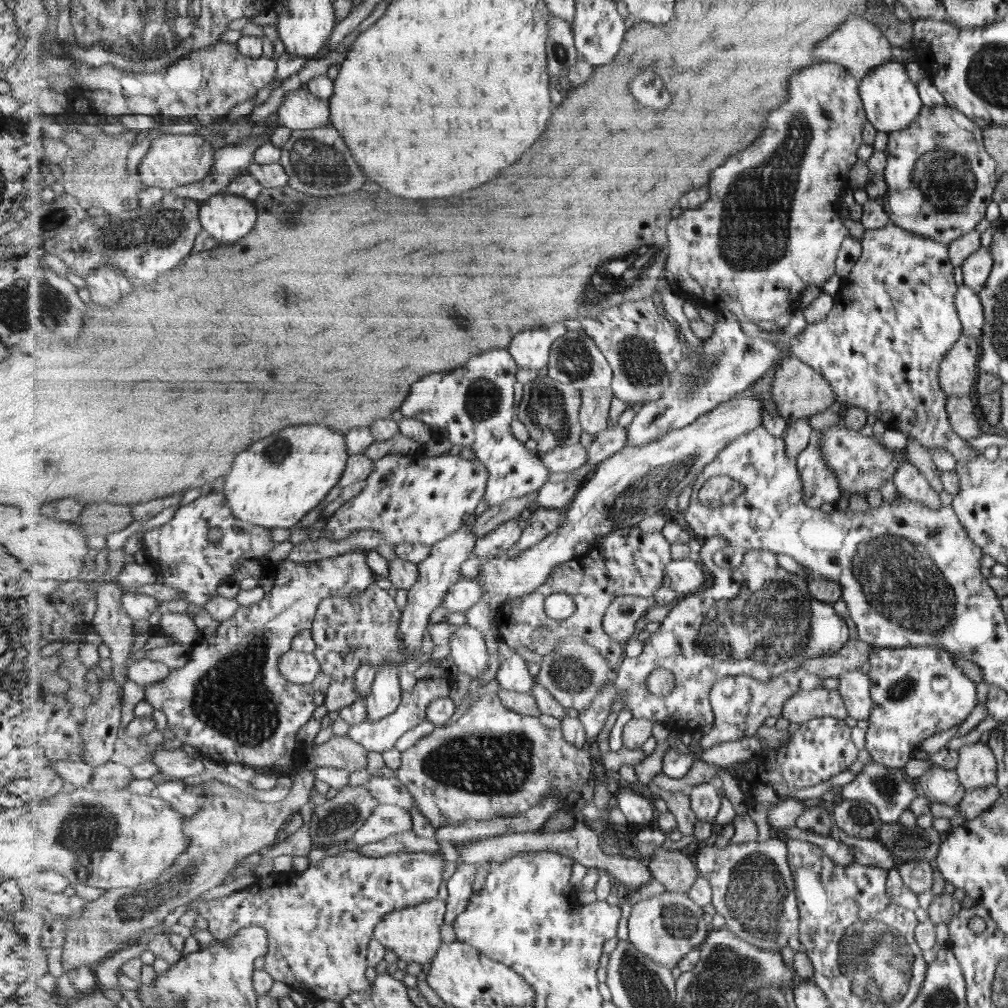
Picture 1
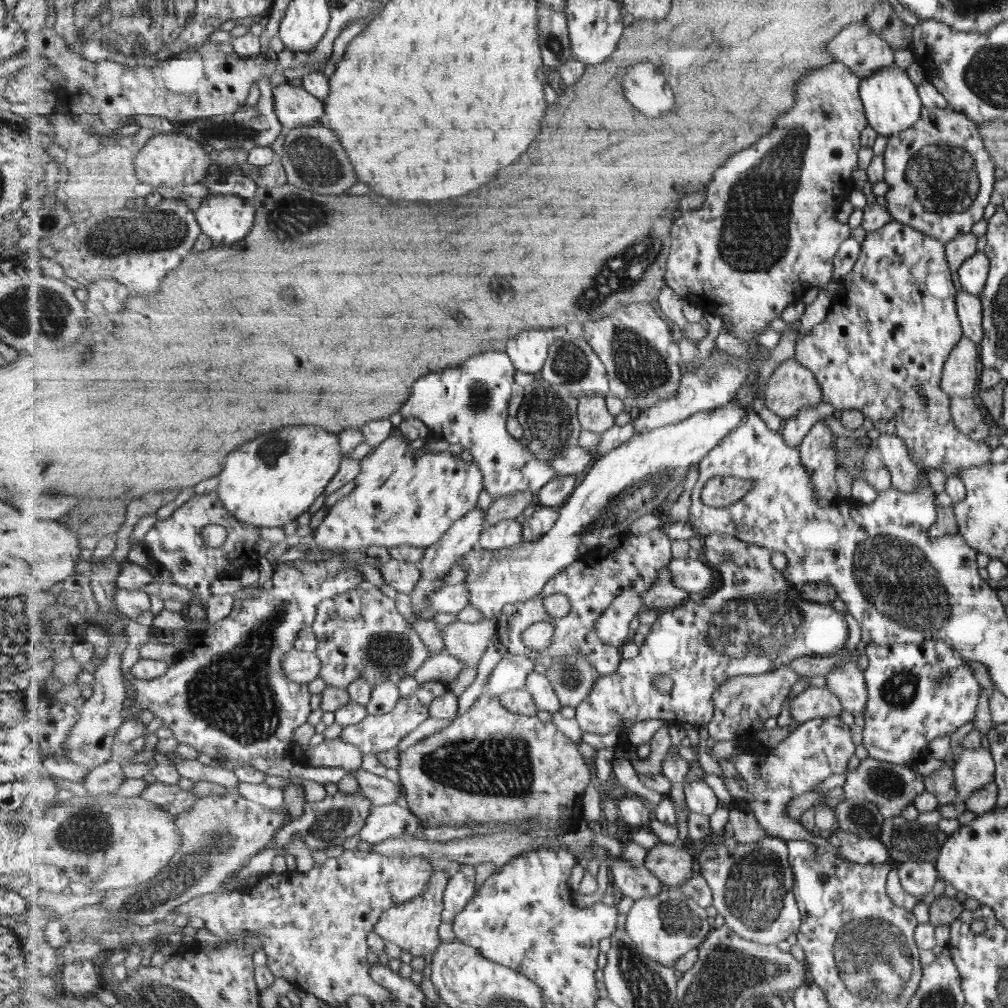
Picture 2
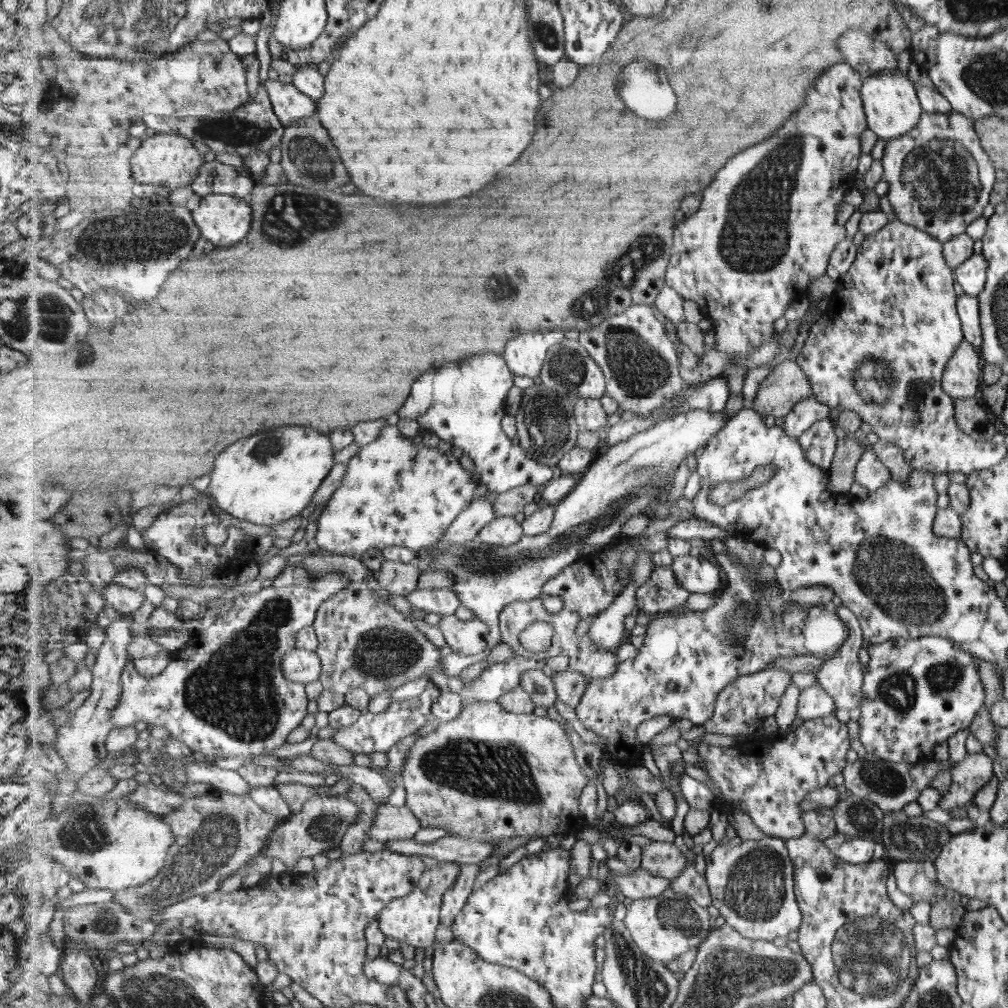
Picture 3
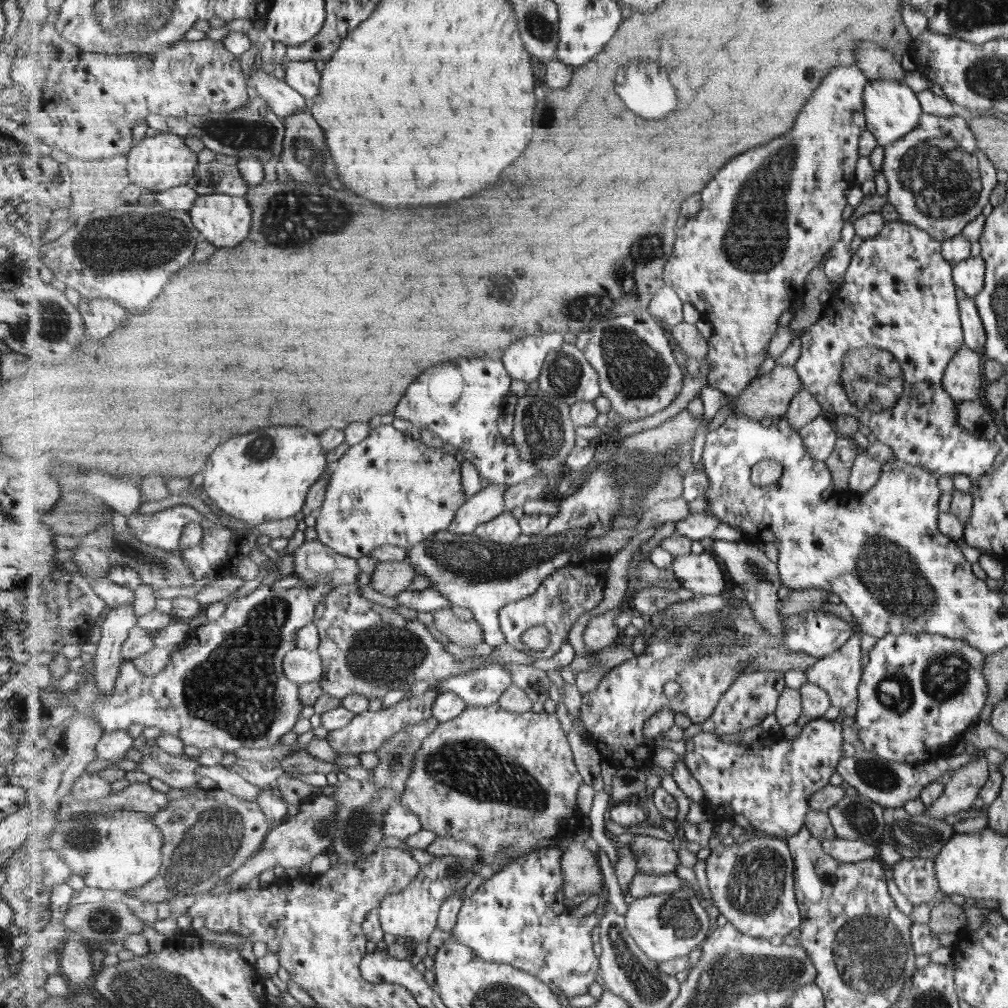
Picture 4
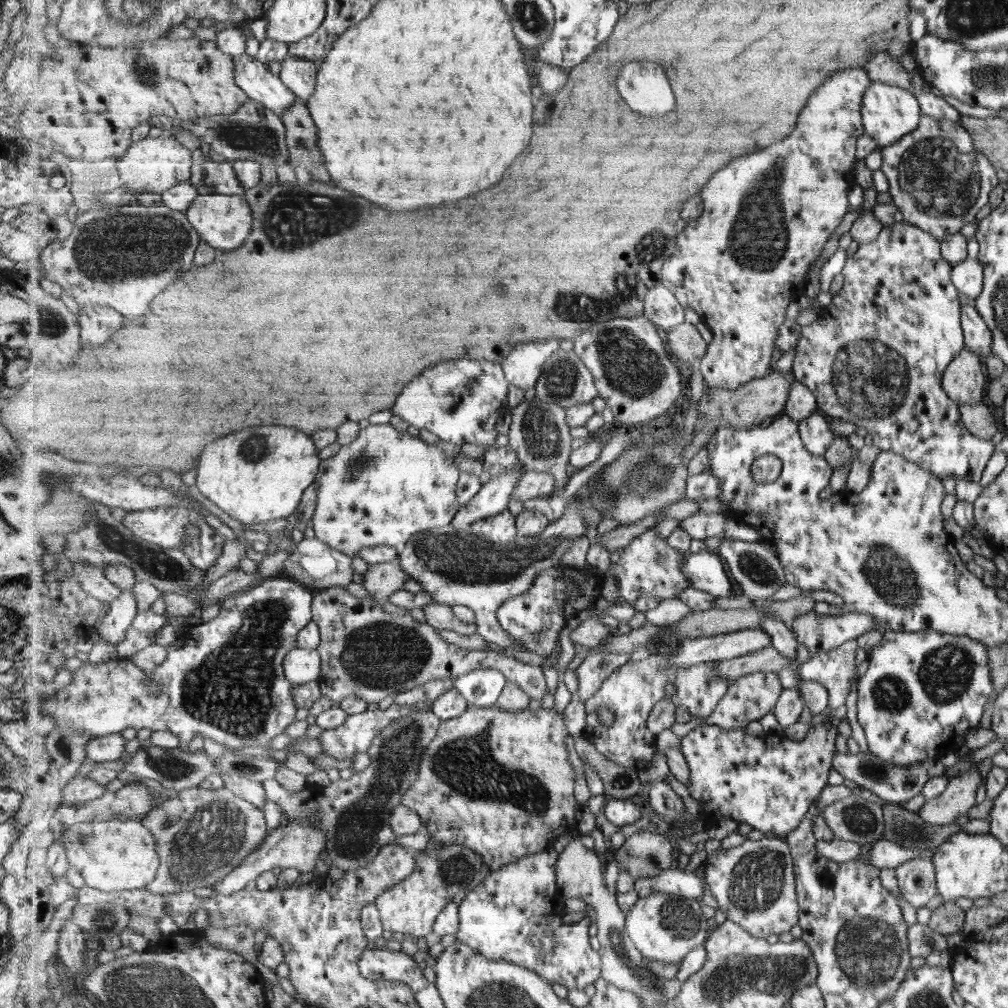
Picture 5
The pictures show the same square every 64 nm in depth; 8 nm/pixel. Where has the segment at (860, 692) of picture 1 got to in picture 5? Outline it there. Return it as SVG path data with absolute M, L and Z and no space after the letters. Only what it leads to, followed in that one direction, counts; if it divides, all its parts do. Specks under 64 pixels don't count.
M857 640L843 644L830 652L812 654L812 660L799 670L806 682L819 682L830 695L831 709L841 708L847 704L851 694L853 680L860 678L857 674Z

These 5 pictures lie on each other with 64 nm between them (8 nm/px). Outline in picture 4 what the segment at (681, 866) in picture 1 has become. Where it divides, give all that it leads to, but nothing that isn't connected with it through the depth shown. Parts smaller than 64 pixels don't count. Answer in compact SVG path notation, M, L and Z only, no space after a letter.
M633 836L631 851L637 857L637 871L650 875L671 874L681 866L679 852L675 850L673 841L649 836Z

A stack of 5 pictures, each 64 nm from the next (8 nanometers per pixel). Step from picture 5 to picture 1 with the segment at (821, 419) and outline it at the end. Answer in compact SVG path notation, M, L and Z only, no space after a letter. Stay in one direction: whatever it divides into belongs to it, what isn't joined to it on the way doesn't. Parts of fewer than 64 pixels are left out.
M813 430L809 446L798 458L801 480L805 484L805 504L811 508L821 508L827 502L835 503L841 496L841 486L835 470L829 468L821 448L821 435L822 430Z

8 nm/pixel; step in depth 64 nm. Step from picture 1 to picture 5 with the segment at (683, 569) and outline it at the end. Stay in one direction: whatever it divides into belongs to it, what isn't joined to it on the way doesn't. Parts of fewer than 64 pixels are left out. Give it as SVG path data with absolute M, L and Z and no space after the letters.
M711 551L687 553L684 572L693 588L717 597L731 597L733 584L727 578L725 562Z

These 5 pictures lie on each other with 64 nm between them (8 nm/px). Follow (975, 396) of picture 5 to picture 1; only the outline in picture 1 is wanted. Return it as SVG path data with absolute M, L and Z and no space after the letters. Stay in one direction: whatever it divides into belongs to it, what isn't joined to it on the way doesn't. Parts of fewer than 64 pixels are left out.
M961 333L940 362L939 385L944 394L967 394L975 380L977 342Z

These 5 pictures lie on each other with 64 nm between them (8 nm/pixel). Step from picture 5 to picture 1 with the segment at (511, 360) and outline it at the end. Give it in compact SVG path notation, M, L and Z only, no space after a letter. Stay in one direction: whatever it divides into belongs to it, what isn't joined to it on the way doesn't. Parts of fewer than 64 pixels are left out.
M562 322L550 324L545 328L527 330L527 332L521 332L515 336L509 350L515 357L515 361L519 363L519 367L537 371L548 366L553 343L565 333L567 333L567 328Z

